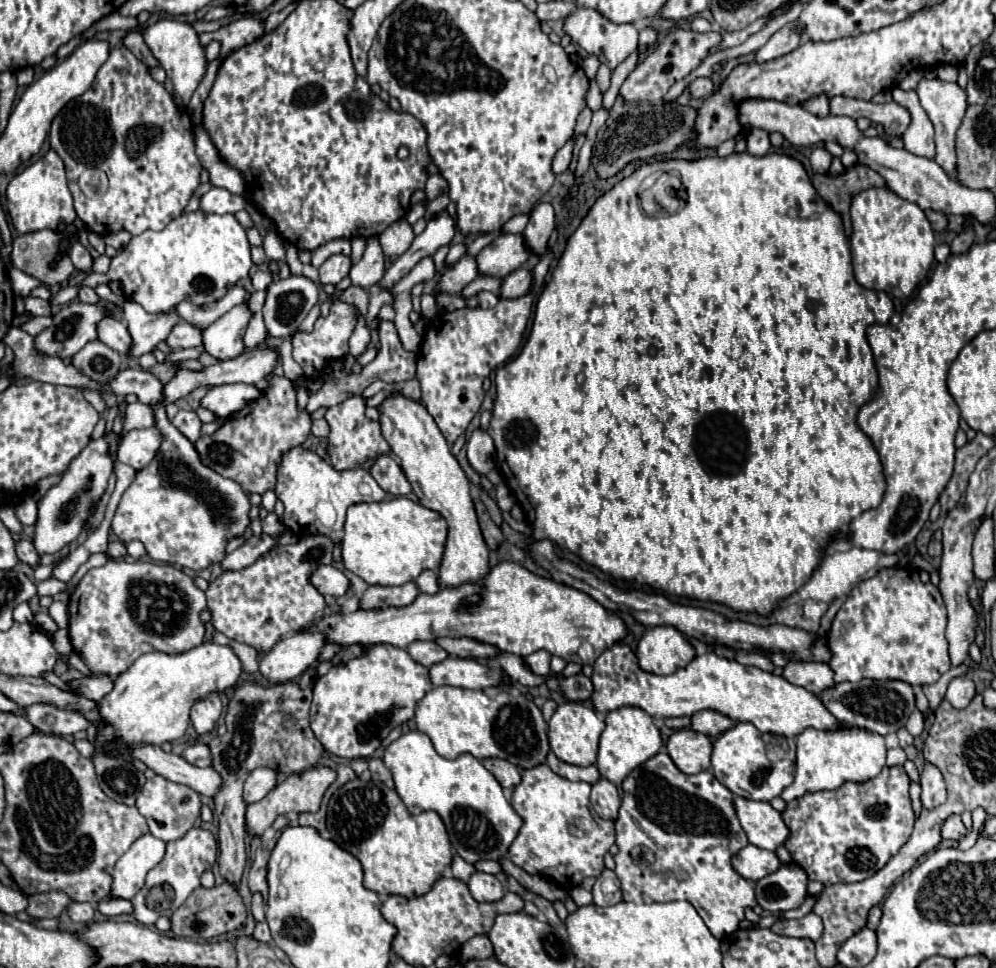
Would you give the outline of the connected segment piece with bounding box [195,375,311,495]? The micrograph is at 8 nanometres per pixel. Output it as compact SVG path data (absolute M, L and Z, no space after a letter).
M271 375L269 387L251 405L233 413L213 435L201 437L195 443L199 459L205 467L229 477L249 493L263 495L275 489L277 461L291 447L301 445L311 431L311 417L307 411L297 411L295 389L285 375Z

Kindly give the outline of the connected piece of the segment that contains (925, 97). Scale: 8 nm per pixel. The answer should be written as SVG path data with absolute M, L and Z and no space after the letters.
M923 77L917 85L917 95L919 95L919 101L921 101L921 107L925 109L925 113L929 115L933 127L935 127L935 145L937 145L937 155L935 155L935 161L943 167L943 171L955 179L957 183L959 181L959 175L957 175L957 155L955 155L955 133L961 125L961 119L965 115L965 109L967 109L967 95L965 91L957 85L957 83L947 83L947 81L941 81L941 79L927 79Z

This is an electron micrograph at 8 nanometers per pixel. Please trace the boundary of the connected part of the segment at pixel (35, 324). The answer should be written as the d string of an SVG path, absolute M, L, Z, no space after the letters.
M33 317L33 319L31 319L31 321L27 321L21 329L23 329L23 331L27 331L29 335L33 335L33 337L35 337L35 335L43 333L43 331L51 325L51 321L53 321L51 317Z

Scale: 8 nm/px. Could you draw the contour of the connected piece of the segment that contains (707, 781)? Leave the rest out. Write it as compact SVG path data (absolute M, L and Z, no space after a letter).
M665 751L639 765L623 781L623 803L615 821L619 847L619 853L615 855L615 875L621 881L623 901L665 903L685 899L701 915L713 937L723 939L735 933L739 929L739 923L745 919L745 909L753 909L757 901L755 881L741 877L731 865L733 855L749 843L739 823L733 799L735 795L727 787L723 787L713 777L713 773L701 771L697 775L685 775L675 767Z

